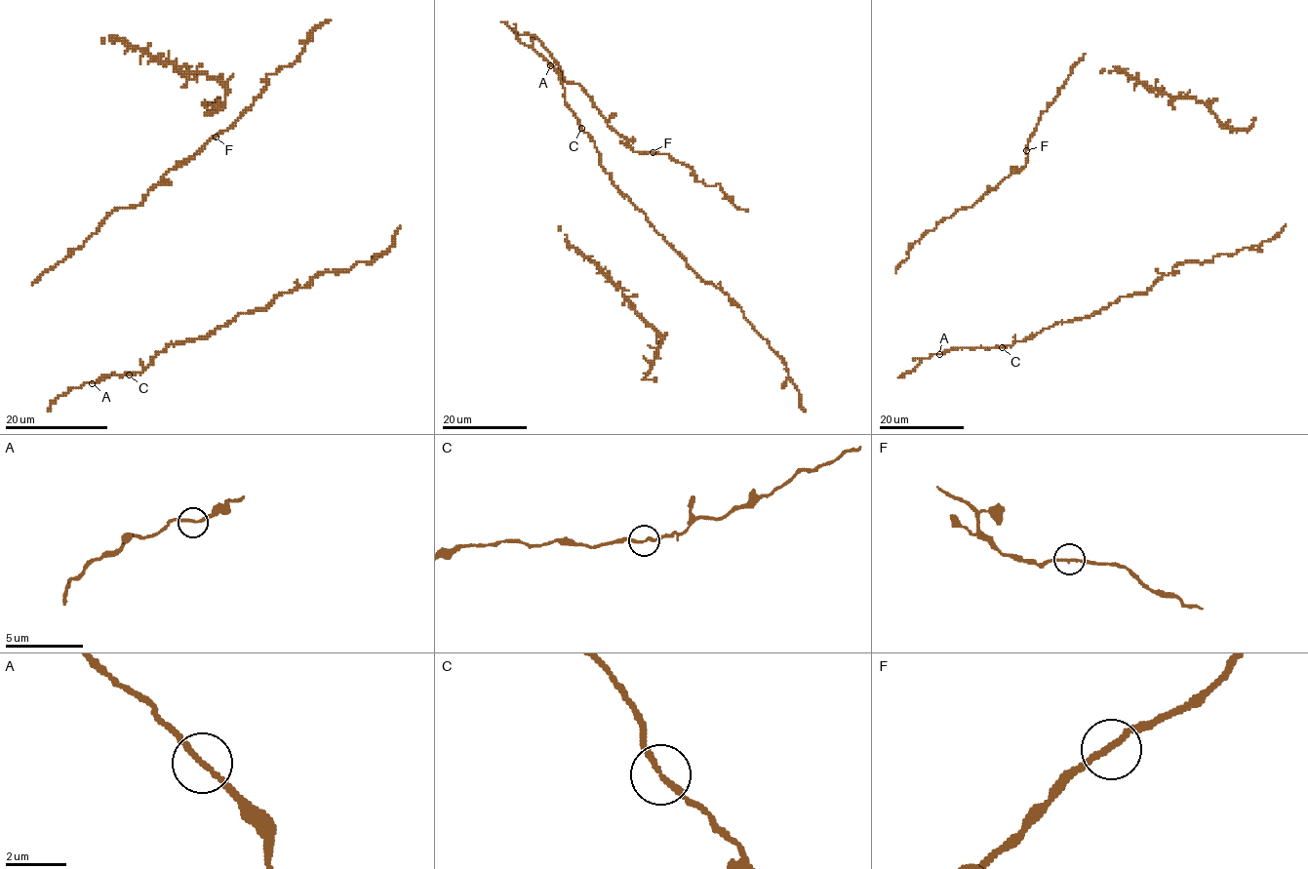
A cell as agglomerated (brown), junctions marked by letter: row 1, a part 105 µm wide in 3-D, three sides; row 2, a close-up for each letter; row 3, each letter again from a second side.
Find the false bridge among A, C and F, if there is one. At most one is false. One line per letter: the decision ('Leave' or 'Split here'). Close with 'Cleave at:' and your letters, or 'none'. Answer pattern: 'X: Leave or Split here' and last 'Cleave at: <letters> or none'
A: Leave
C: Leave
F: Leave
Cleave at: none

